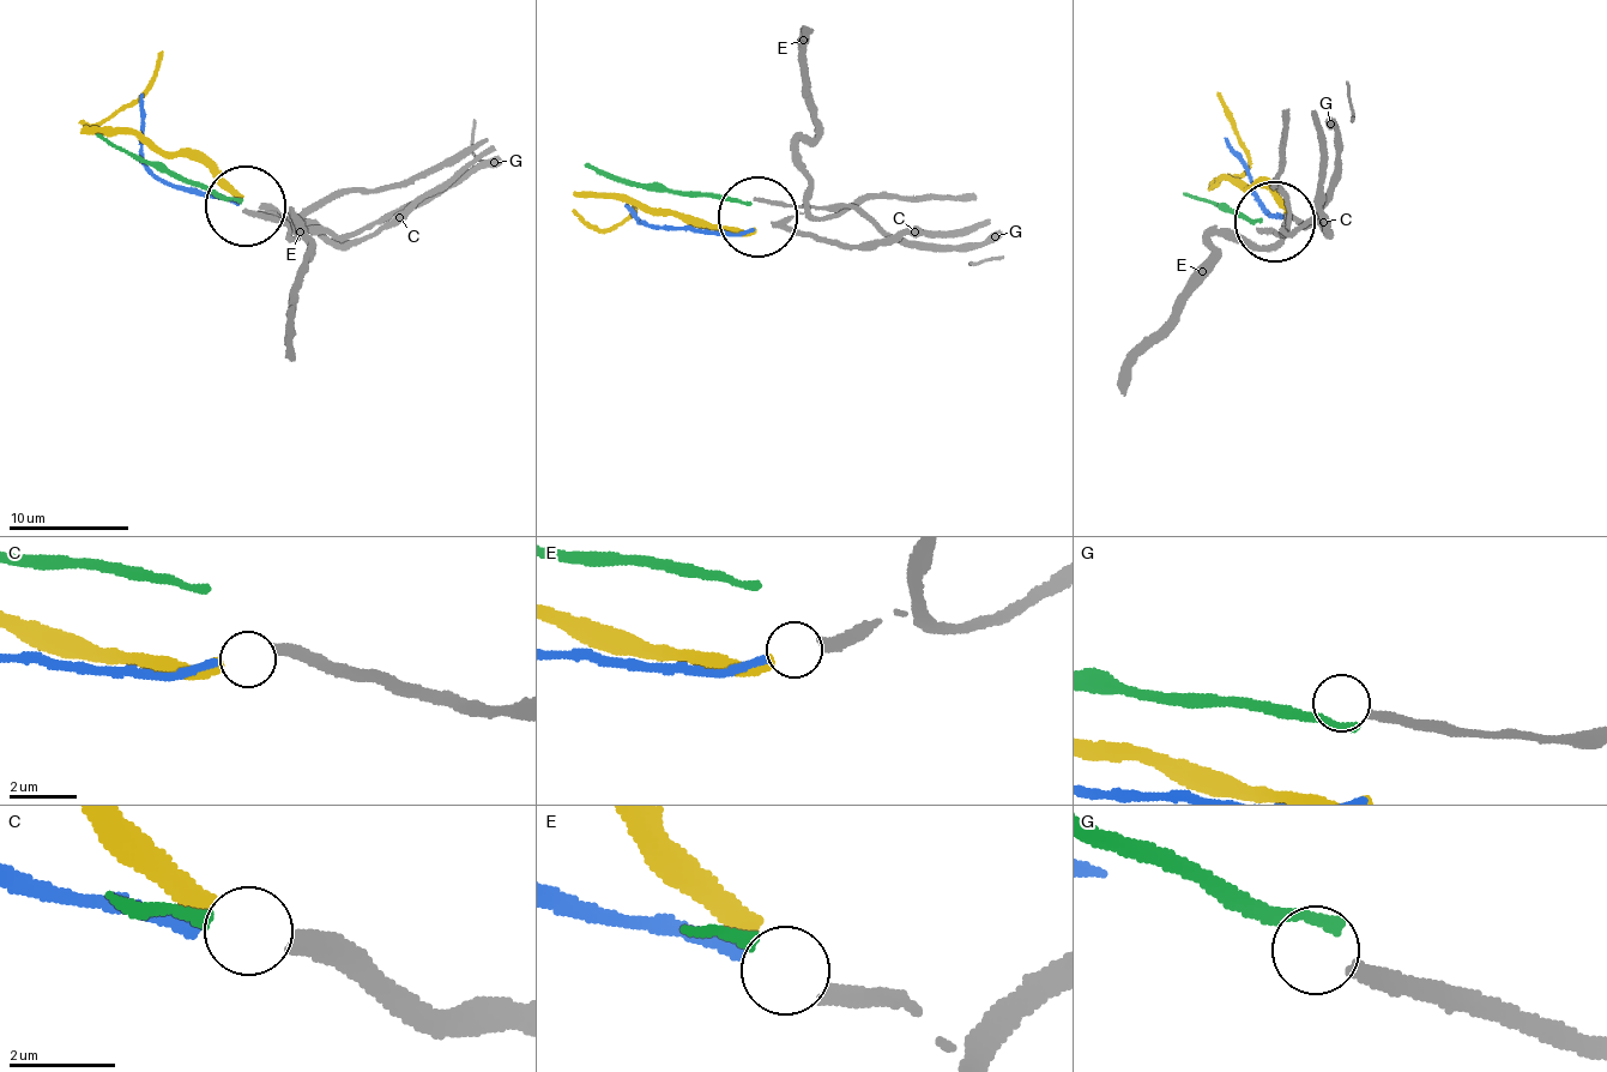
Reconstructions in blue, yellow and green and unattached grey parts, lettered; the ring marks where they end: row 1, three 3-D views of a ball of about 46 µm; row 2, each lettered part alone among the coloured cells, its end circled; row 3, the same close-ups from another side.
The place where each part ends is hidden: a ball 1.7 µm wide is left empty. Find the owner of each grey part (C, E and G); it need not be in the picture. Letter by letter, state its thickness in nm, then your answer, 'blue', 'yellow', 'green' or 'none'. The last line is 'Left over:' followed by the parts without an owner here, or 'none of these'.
C: calibre 400 nm; yellow
E: calibre 360 nm; blue
G: calibre 300 nm; none
Left over: G

